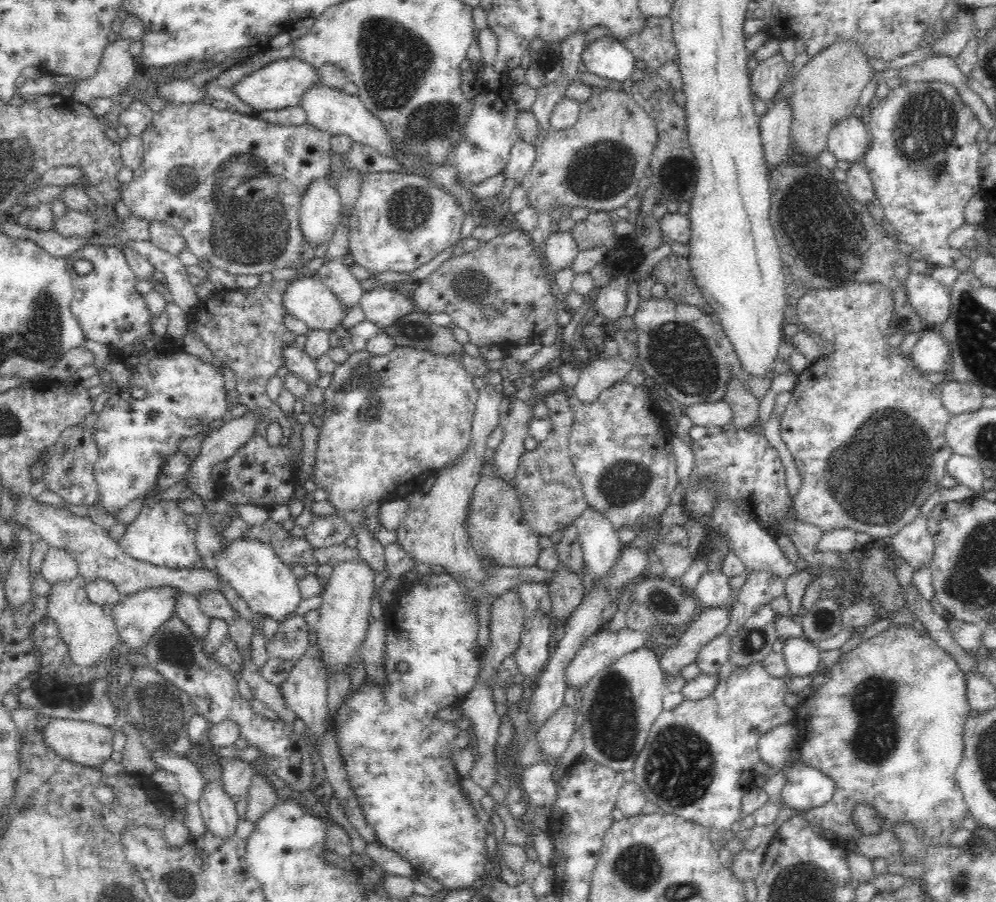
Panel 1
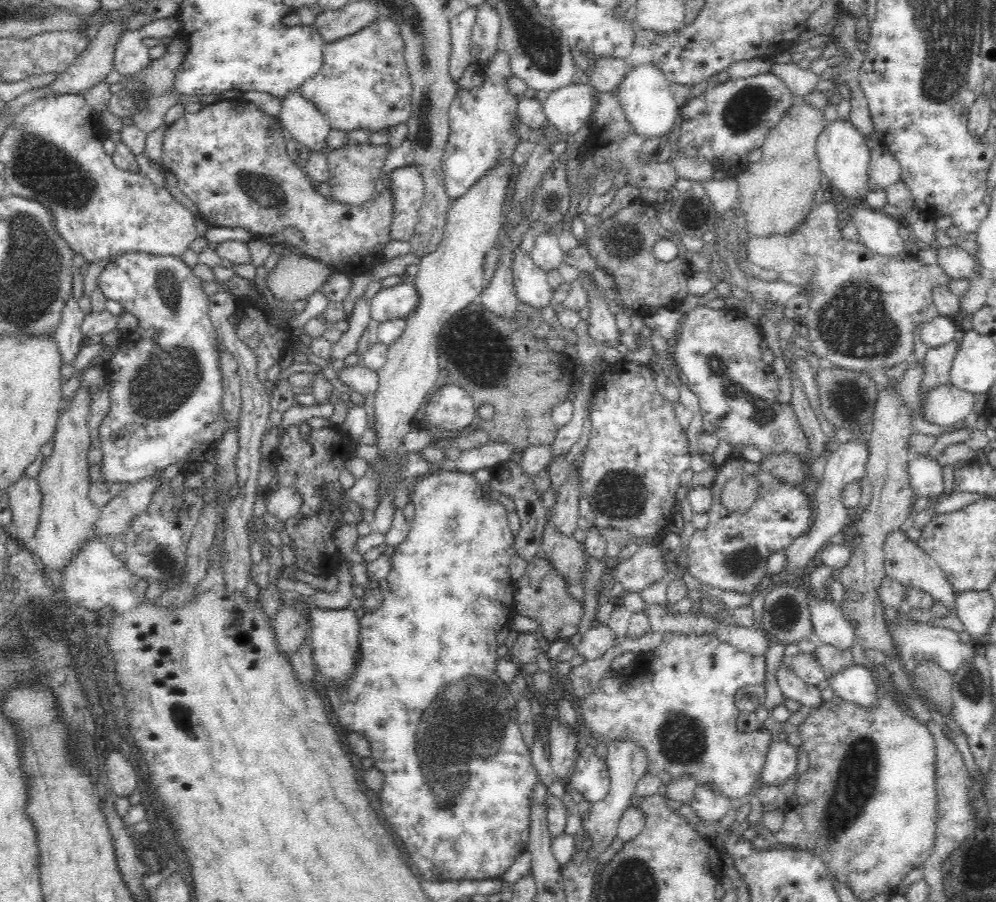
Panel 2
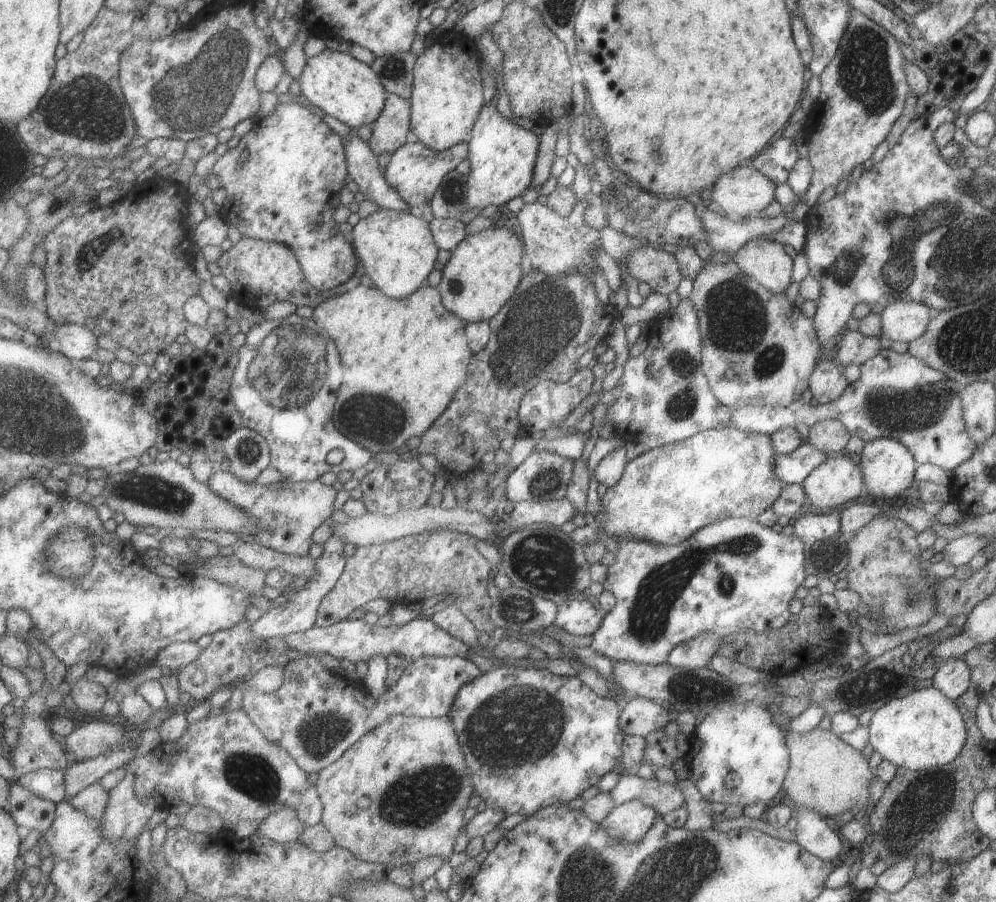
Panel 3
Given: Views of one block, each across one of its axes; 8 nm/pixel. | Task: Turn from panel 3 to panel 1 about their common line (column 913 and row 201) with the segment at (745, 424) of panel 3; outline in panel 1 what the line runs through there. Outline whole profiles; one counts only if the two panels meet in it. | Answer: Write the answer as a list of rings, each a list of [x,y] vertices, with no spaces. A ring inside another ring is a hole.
[[[370,172],[362,176],[362,190],[349,219],[349,253],[352,264],[370,273],[382,271],[412,272],[450,248],[462,236],[460,229],[466,209],[444,187],[420,176],[400,172]]]

